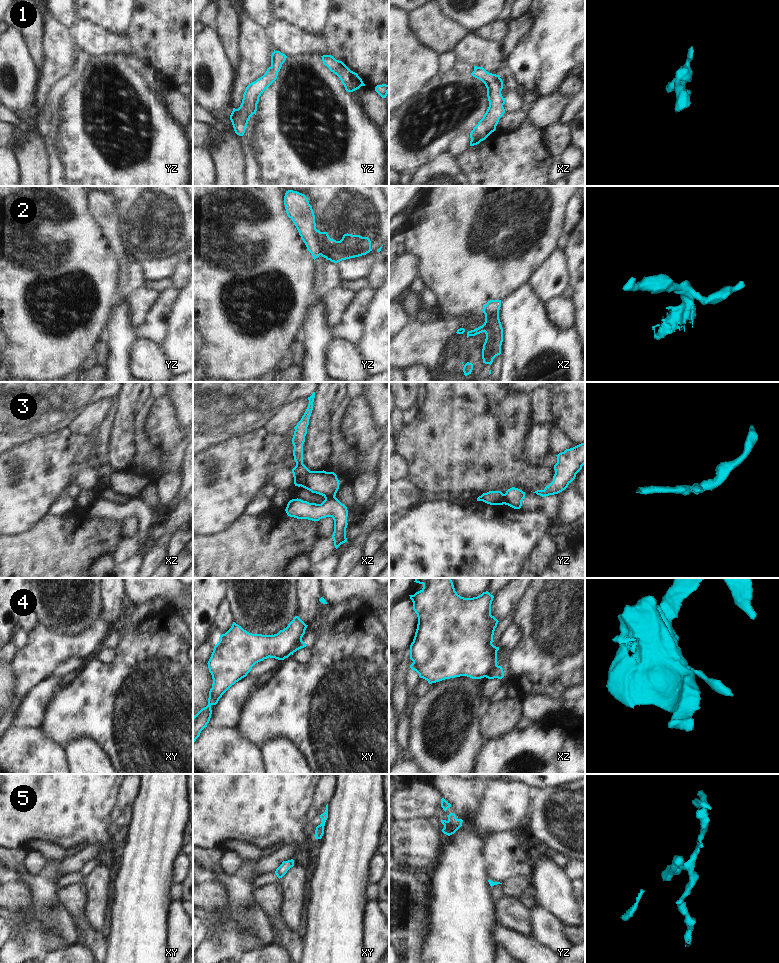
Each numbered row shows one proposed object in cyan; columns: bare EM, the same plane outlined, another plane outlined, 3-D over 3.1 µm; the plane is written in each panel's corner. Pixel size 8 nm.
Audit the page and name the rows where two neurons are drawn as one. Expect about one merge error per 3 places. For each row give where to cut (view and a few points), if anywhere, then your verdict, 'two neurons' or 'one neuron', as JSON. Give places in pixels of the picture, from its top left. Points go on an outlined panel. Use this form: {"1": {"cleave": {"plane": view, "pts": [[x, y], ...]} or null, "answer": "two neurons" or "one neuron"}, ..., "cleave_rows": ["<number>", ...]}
{"1": {"cleave": null, "answer": "one neuron"}, "2": {"cleave": {"plane": "yz", "pts": [[320, 232], [321, 254]]}, "answer": "two neurons"}, "3": {"cleave": {"plane": "xz", "pts": [[334, 496], [325, 499]]}, "answer": "two neurons"}, "4": {"cleave": {"plane": "xy", "pts": [[301, 639], [291, 653]]}, "answer": "two neurons"}, "5": {"cleave": null, "answer": "one neuron"}, "cleave_rows": ["2", "3", "4"]}

